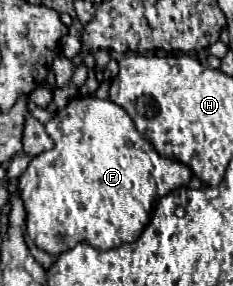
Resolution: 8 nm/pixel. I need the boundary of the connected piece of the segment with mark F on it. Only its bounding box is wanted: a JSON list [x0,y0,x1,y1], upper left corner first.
[18,96,192,256]

